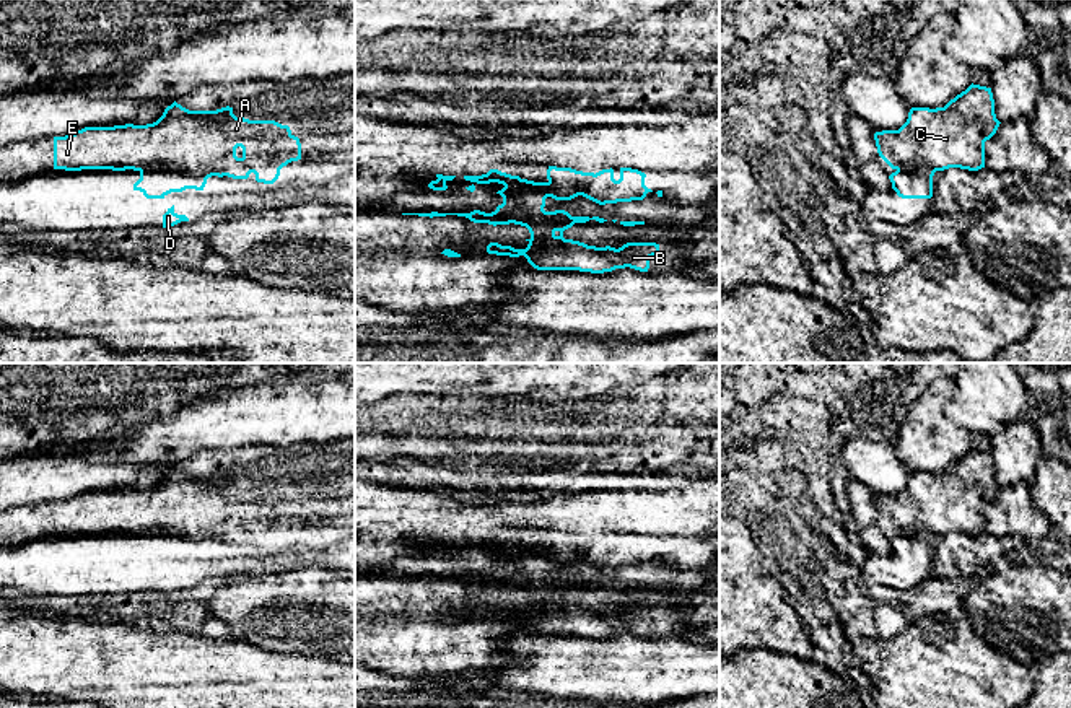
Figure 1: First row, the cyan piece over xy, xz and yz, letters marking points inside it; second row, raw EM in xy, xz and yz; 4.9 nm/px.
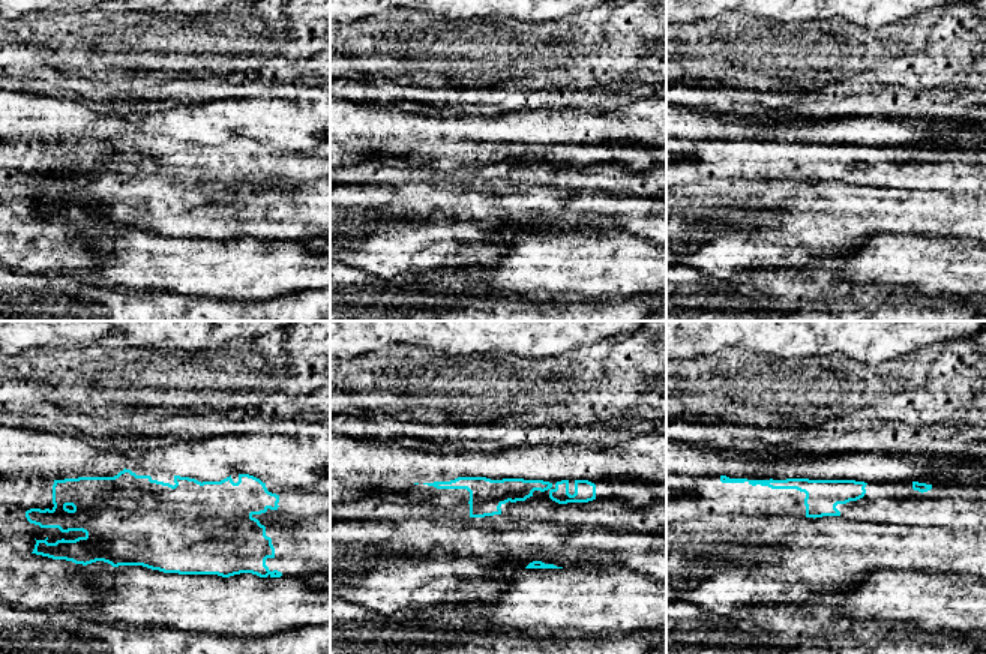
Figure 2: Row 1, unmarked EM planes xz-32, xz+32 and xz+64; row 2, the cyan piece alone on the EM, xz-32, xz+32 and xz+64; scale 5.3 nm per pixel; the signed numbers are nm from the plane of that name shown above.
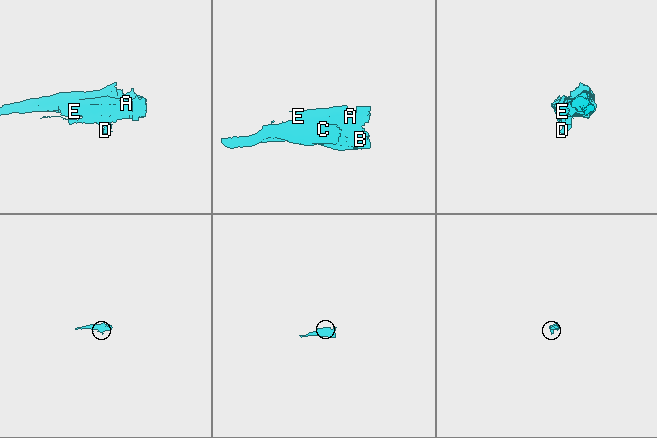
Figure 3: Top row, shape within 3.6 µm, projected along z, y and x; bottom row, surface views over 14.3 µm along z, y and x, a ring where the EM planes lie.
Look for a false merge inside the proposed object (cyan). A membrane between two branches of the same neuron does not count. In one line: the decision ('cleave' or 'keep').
cleave

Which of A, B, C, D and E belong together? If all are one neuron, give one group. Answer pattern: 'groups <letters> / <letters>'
groups A B C E / D

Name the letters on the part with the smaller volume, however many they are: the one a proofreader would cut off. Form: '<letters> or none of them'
D

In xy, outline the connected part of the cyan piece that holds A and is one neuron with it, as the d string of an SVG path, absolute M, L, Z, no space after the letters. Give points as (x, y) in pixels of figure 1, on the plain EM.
M176 465L163 480L146 490L85 492L72 500L54 501L54 534L218 534L233 544L256 539L257 547L273 548L280 534L301 524L301 508L288 490L275 485L236 482L233 472L216 475L189 475Z

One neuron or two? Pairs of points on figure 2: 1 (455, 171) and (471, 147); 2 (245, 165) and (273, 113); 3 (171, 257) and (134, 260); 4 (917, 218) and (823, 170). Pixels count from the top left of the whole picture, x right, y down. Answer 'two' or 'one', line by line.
1: one
2: two
3: one
4: two

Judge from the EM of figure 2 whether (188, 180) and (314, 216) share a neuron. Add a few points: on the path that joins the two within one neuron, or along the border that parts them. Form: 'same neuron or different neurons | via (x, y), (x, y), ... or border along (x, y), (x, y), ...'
same neuron | via (219, 200), (234, 203), (282, 203)

